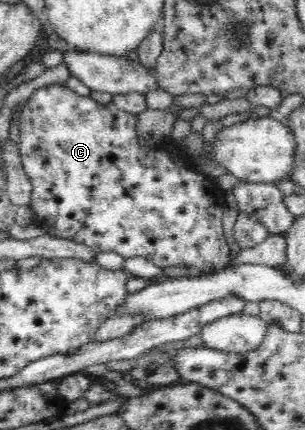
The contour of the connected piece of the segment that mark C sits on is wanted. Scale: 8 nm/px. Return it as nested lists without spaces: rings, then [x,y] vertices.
[[[64,84],[46,85],[46,87],[40,87],[32,93],[21,110],[18,125],[22,166],[32,184],[29,207],[34,211],[34,225],[42,227],[46,234],[86,244],[95,252],[116,251],[124,258],[144,257],[162,268],[191,266],[198,267],[202,271],[212,269],[218,271],[228,267],[232,254],[223,231],[223,207],[218,203],[218,197],[216,197],[215,182],[206,174],[195,170],[193,159],[186,153],[186,149],[182,145],[174,147],[167,145],[167,142],[165,142],[158,147],[154,147],[154,149],[139,145],[138,130],[136,130],[138,125],[137,115],[122,111],[113,102],[99,105],[89,96],[80,97],[74,91],[65,87]]]

